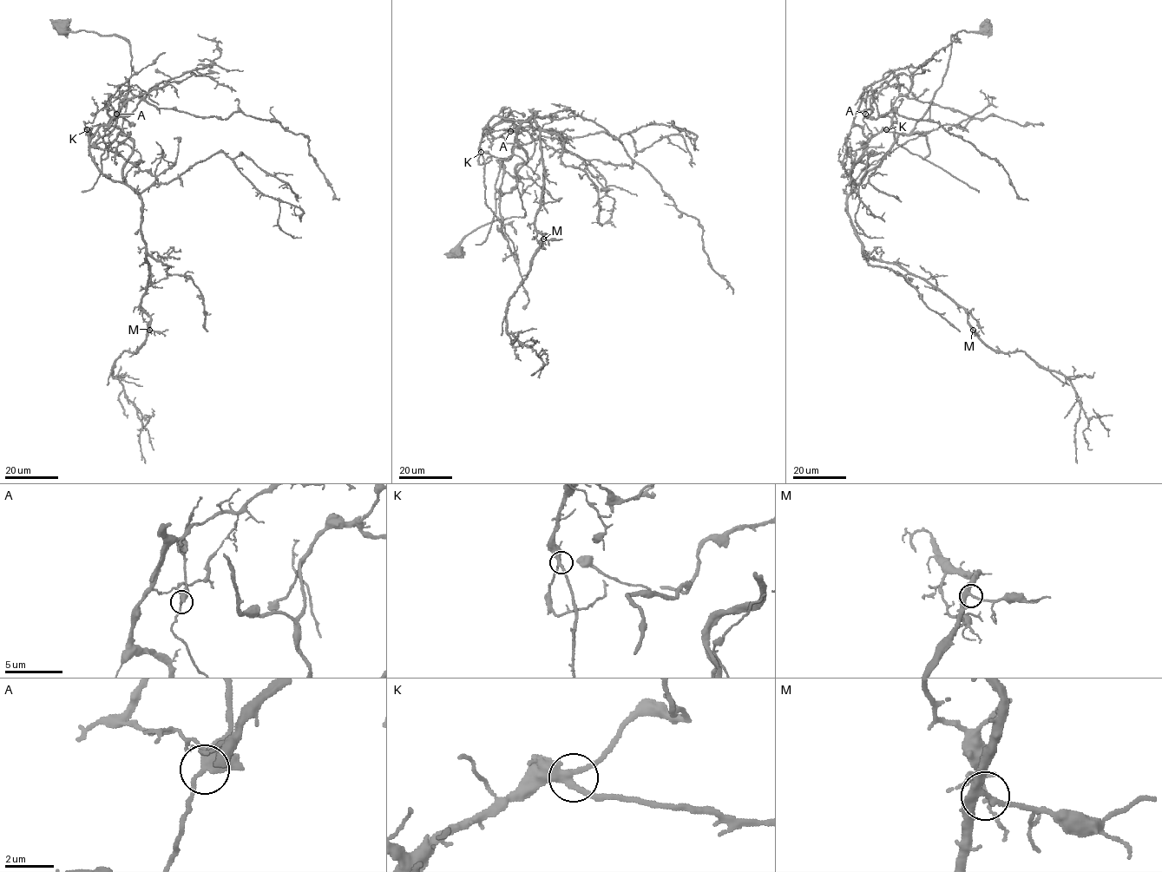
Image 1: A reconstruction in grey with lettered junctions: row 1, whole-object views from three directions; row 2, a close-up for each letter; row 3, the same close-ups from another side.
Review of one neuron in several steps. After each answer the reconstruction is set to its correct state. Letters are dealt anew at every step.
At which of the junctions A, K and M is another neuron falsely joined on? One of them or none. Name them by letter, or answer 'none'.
A

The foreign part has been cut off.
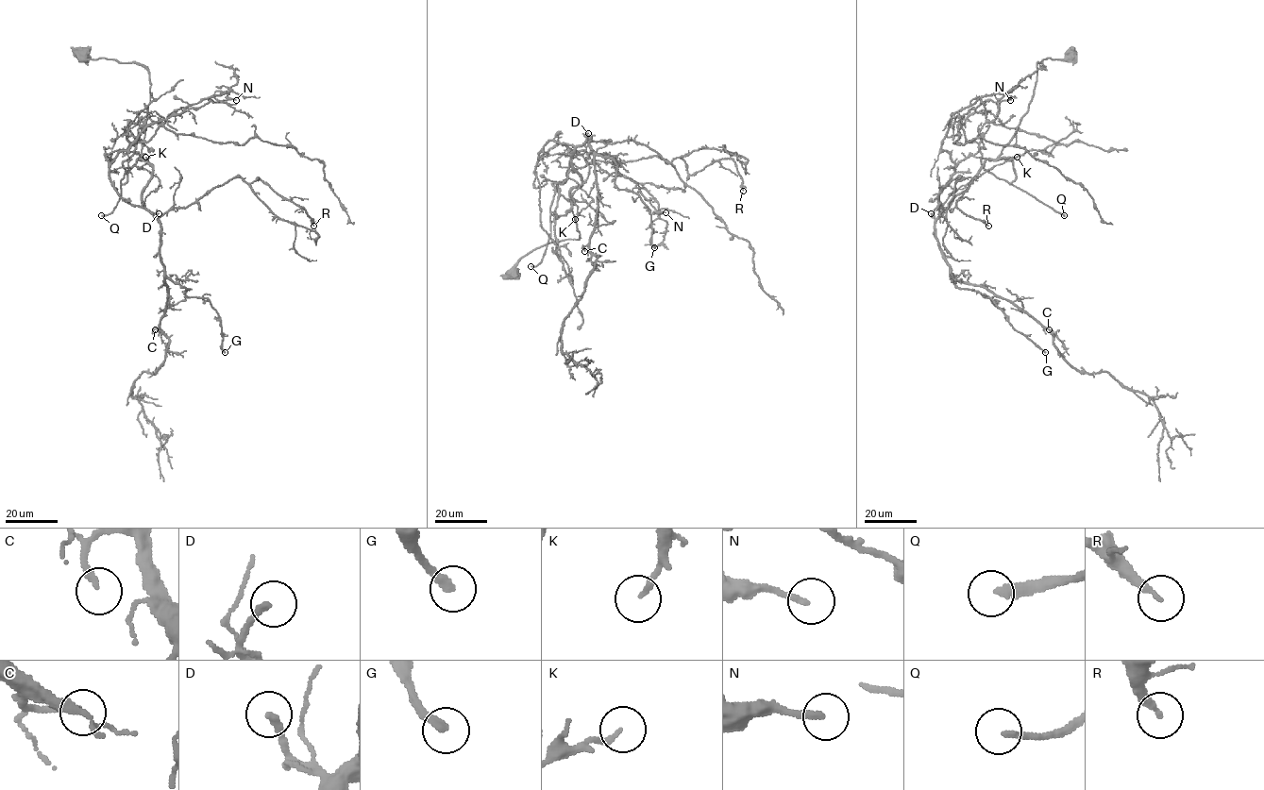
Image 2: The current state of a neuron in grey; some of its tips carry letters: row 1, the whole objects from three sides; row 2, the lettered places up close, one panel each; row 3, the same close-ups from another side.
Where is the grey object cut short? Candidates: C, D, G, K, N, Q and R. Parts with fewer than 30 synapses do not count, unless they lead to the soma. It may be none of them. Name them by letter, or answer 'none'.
D, G, Q

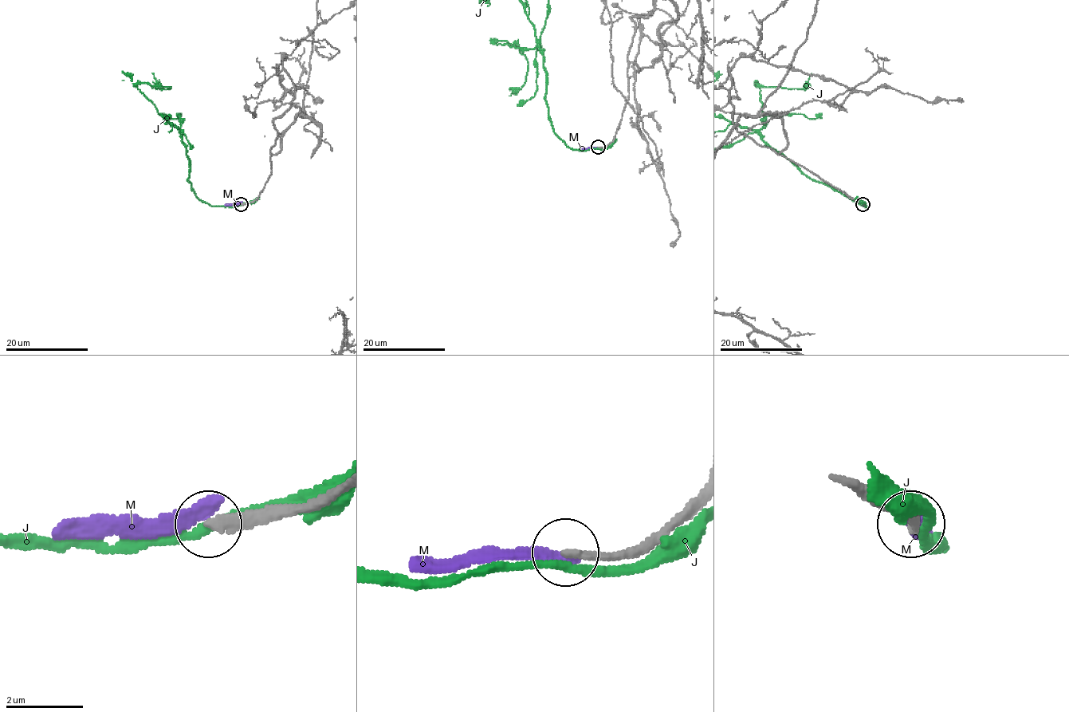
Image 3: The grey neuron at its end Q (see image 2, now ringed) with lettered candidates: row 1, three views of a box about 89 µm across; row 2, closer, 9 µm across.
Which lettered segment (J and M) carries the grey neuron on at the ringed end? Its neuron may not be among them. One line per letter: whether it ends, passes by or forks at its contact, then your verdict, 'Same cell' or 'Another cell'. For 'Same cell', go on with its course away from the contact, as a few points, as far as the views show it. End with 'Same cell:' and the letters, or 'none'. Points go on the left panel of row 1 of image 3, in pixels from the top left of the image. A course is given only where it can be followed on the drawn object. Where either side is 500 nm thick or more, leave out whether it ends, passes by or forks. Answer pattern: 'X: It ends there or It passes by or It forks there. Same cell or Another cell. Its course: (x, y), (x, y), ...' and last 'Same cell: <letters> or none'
J: It passes by. Another cell
M: It ends there. Another cell
Same cell: none

